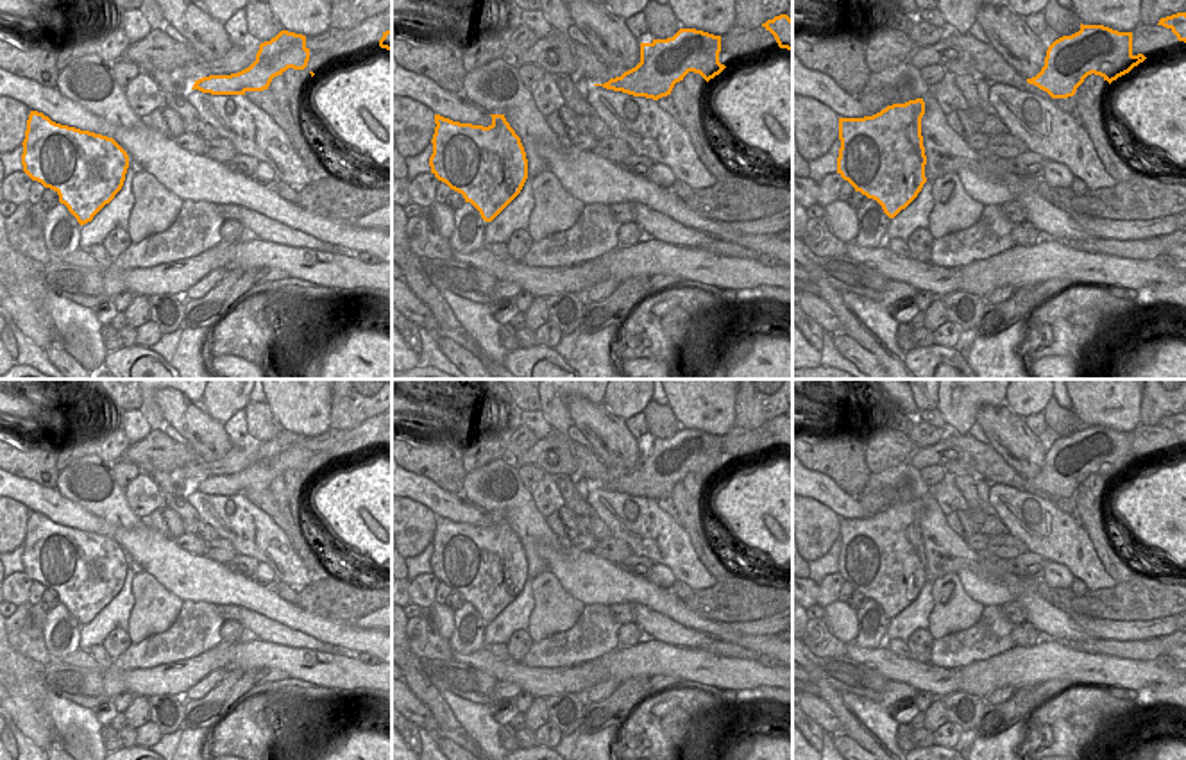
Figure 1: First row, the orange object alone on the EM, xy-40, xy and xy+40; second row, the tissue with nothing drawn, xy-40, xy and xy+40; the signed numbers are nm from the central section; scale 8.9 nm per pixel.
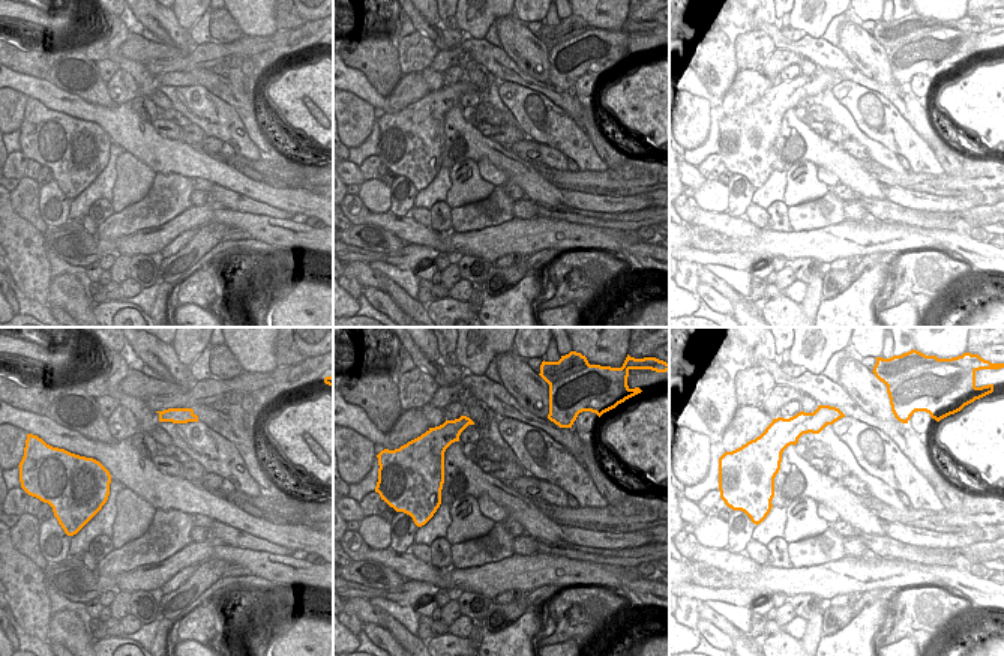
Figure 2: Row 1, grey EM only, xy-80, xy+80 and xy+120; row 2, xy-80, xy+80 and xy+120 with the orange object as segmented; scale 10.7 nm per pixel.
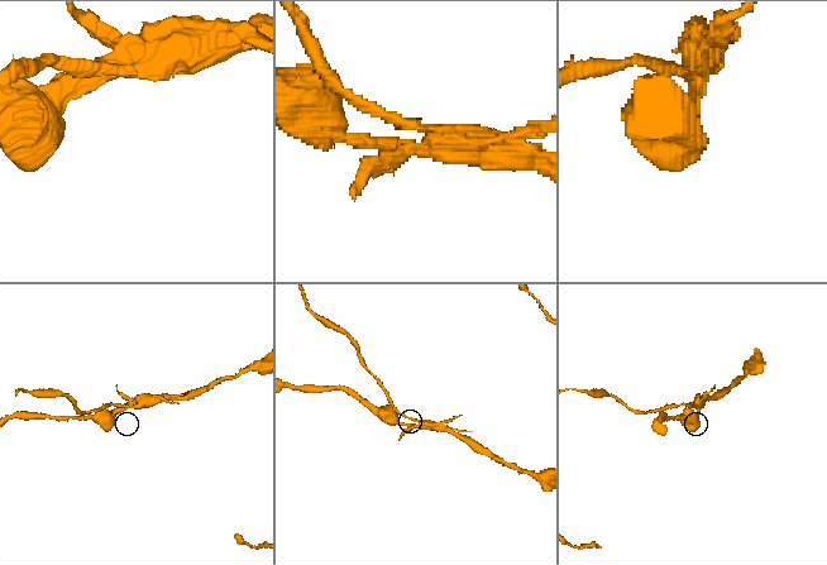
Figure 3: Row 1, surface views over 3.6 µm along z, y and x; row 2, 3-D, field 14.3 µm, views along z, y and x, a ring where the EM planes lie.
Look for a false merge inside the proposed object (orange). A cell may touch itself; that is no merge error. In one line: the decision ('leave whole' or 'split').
split

